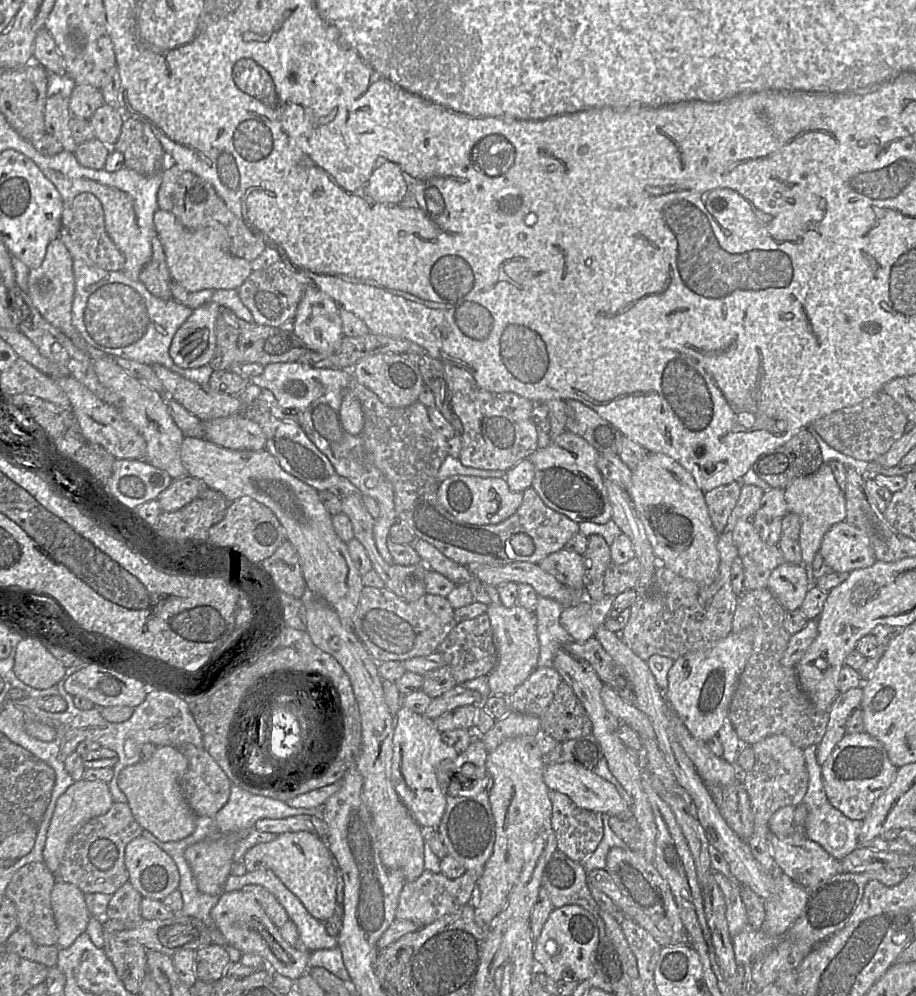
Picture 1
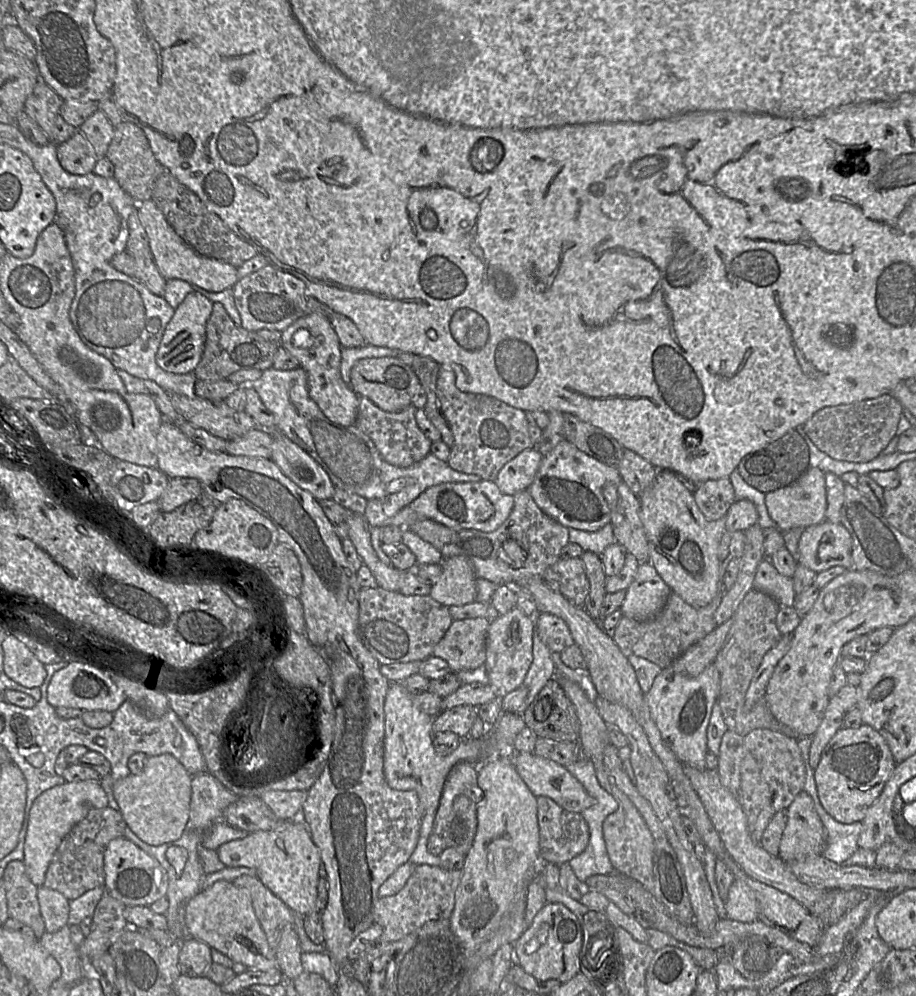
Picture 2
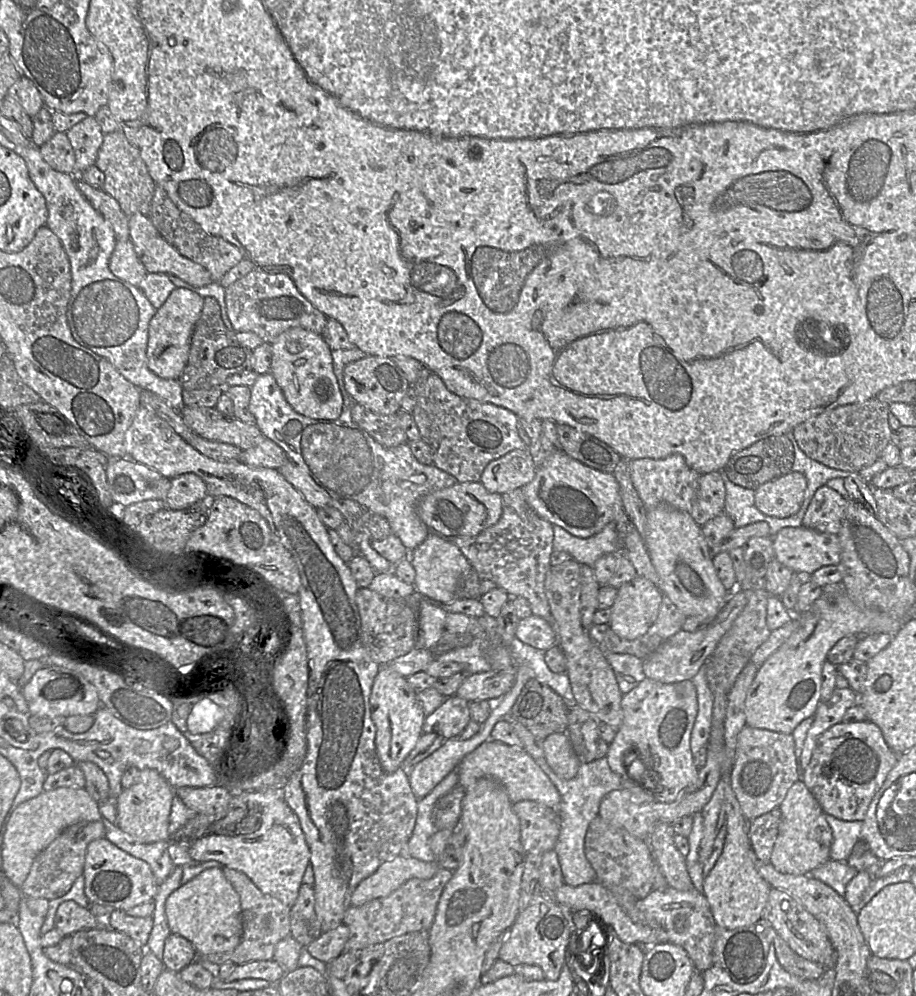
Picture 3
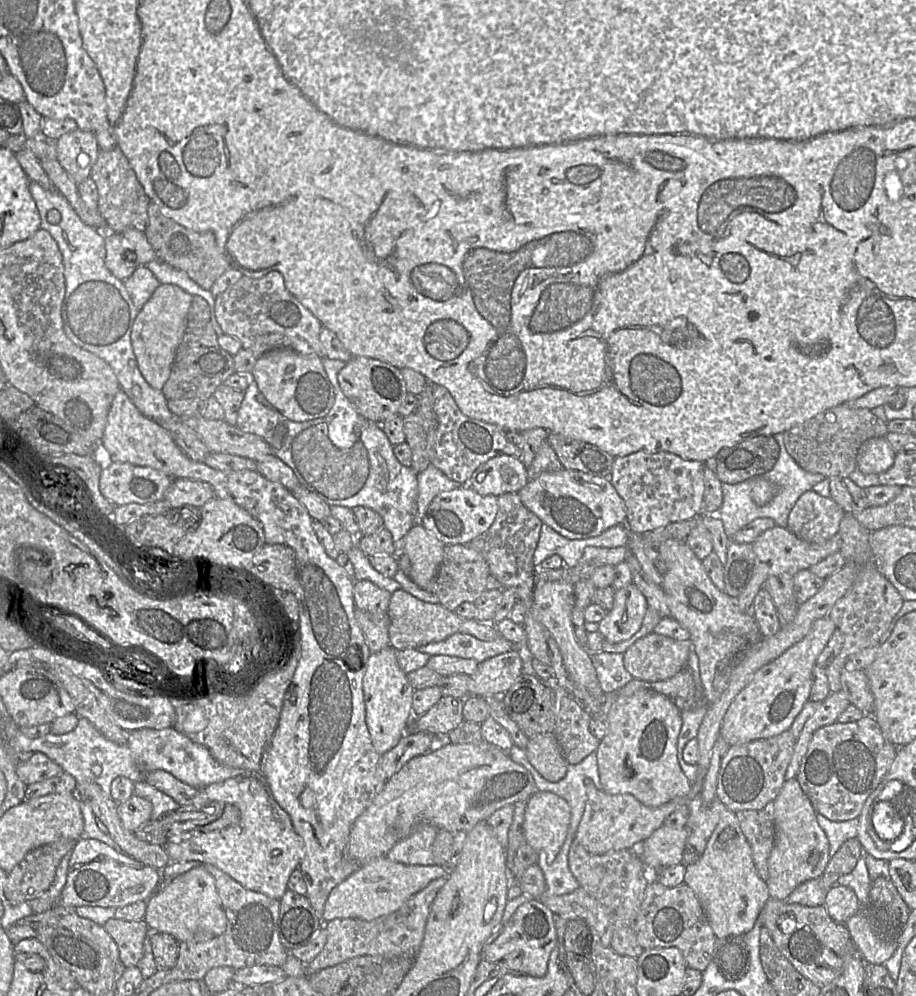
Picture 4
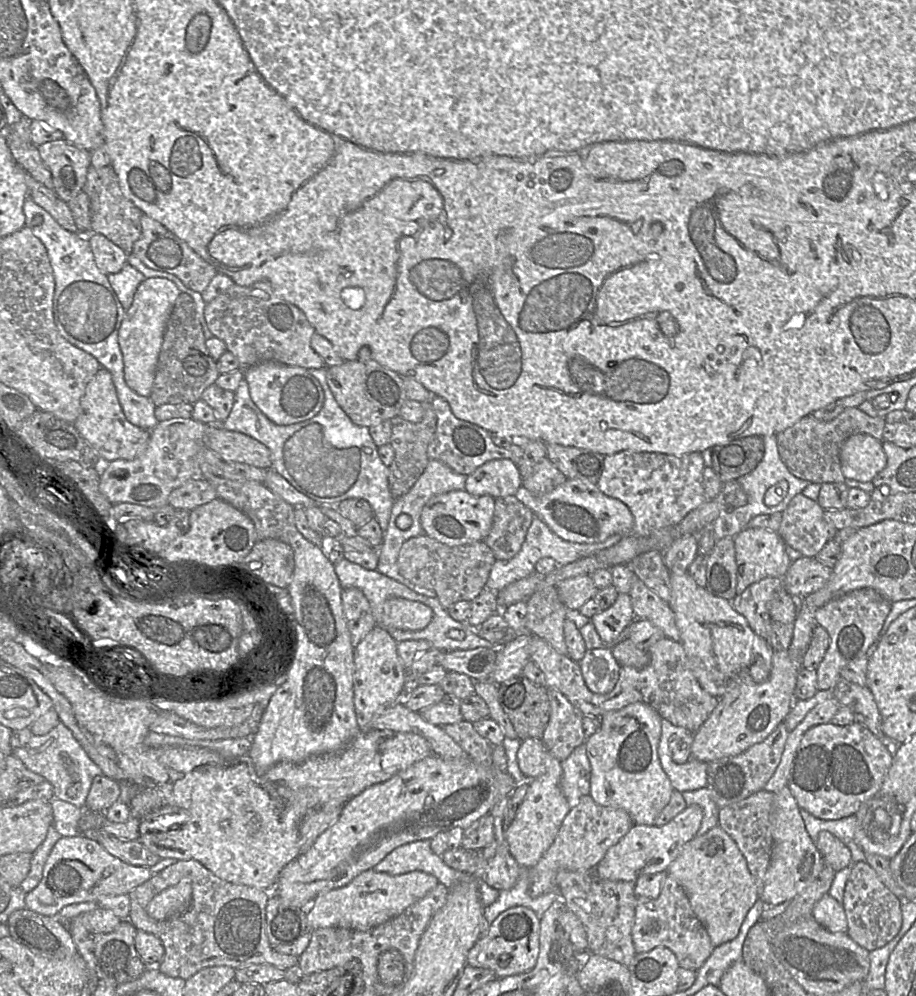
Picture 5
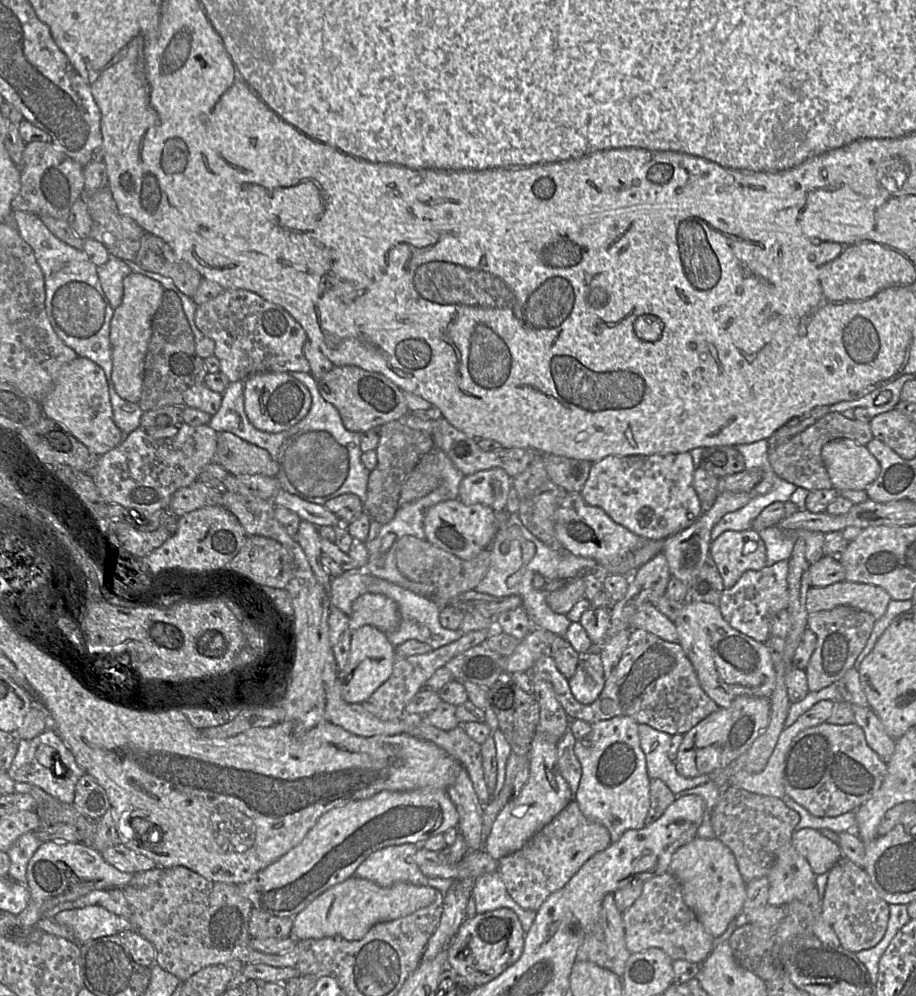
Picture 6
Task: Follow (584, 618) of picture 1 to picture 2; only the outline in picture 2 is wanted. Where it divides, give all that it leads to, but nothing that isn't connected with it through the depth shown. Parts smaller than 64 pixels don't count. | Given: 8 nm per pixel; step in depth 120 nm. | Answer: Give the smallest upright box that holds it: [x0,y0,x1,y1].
[534,613,574,653]

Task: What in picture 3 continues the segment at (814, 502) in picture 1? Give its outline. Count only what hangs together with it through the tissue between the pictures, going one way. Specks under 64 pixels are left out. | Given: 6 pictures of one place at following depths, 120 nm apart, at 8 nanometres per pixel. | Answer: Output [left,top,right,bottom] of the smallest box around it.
[755,472,806,517]

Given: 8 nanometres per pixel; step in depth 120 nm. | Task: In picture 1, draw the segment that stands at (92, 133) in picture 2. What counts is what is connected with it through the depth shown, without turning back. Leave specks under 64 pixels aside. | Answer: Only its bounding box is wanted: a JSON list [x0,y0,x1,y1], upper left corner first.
[89,104,125,147]

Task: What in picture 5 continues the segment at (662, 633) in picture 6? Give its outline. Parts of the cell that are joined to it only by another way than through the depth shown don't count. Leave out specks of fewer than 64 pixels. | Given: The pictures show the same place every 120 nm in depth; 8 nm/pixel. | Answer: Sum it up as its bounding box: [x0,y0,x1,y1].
[629,573,680,642]

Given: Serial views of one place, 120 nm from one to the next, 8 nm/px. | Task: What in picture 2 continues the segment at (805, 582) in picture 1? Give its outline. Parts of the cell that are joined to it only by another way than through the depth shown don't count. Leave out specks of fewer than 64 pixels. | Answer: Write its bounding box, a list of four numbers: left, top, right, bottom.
[753,557,797,607]

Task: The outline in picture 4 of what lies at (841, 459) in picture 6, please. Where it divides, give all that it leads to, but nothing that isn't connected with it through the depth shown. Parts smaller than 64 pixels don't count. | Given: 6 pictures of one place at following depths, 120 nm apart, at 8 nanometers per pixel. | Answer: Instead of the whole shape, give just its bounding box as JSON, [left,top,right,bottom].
[857,437,895,474]

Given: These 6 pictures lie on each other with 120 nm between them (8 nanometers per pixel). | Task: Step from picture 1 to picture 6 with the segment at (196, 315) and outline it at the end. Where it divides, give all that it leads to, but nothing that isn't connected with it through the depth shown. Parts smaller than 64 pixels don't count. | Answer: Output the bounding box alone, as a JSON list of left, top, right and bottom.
[109,272,164,403]

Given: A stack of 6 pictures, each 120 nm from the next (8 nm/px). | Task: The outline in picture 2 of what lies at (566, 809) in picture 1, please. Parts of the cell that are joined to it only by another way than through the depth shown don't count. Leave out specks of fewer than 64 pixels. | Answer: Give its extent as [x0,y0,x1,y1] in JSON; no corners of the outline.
[536,796,590,865]

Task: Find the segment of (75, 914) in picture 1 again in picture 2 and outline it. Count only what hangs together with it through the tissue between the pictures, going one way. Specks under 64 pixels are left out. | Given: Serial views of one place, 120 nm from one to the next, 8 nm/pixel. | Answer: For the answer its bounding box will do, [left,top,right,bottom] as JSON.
[38,886,70,933]

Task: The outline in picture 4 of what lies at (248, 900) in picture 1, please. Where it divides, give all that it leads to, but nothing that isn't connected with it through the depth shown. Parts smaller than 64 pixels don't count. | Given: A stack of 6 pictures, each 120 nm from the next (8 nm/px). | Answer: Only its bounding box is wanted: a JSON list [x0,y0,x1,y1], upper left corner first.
[143,865,227,942]

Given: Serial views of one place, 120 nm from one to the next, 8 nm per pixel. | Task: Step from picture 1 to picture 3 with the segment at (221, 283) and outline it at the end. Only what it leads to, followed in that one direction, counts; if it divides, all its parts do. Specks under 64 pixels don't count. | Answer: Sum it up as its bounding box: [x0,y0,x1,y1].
[129,213,213,287]

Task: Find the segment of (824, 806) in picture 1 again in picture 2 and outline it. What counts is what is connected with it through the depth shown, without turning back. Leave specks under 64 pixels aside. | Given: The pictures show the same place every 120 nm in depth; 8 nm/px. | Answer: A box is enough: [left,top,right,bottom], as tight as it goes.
[797,737,862,864]

